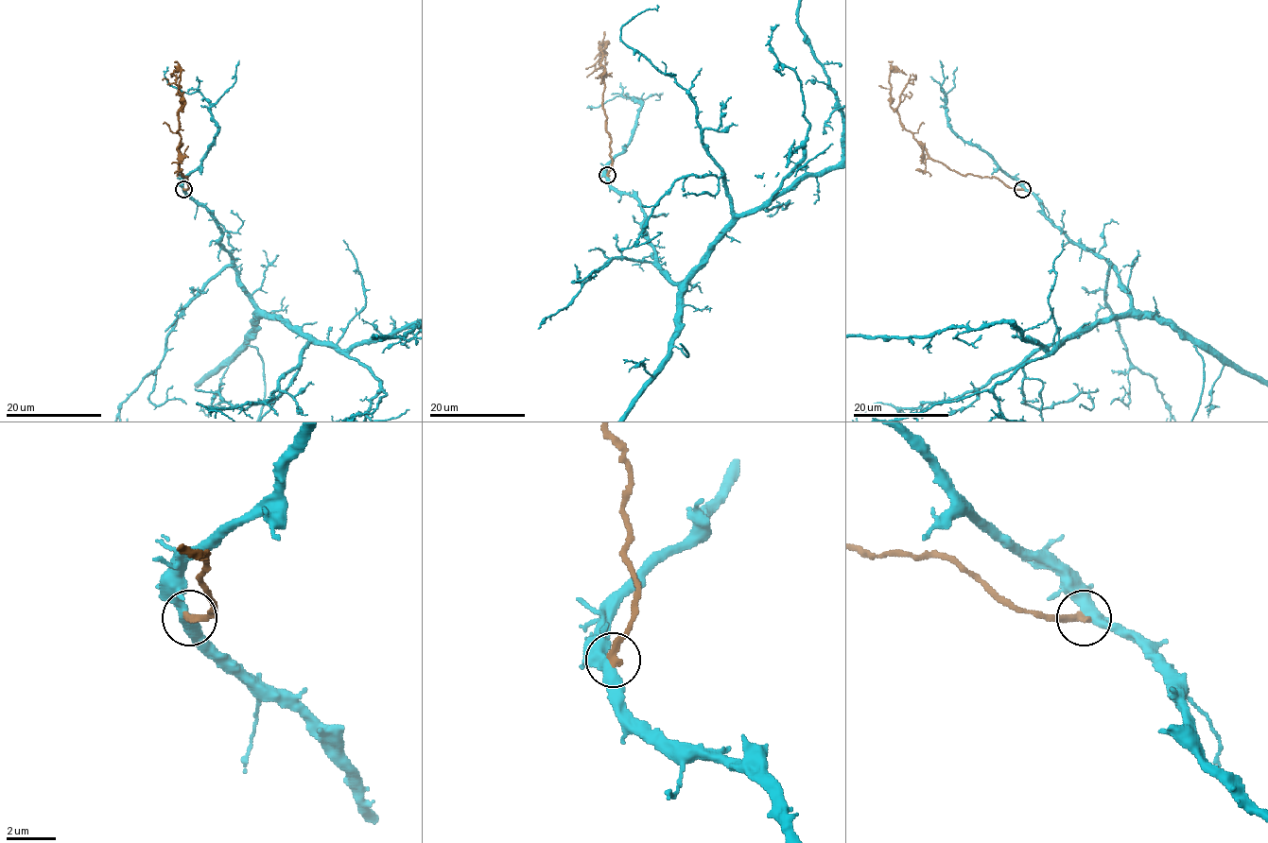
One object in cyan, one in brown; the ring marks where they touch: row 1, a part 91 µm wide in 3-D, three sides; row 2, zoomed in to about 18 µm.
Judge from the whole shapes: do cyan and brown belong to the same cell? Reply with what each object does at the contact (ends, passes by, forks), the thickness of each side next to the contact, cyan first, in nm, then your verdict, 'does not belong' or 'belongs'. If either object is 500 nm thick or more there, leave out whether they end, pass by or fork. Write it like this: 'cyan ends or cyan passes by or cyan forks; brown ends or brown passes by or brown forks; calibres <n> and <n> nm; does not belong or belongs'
cyan passes by; brown ends; calibres 440 and 280 nm; does not belong

